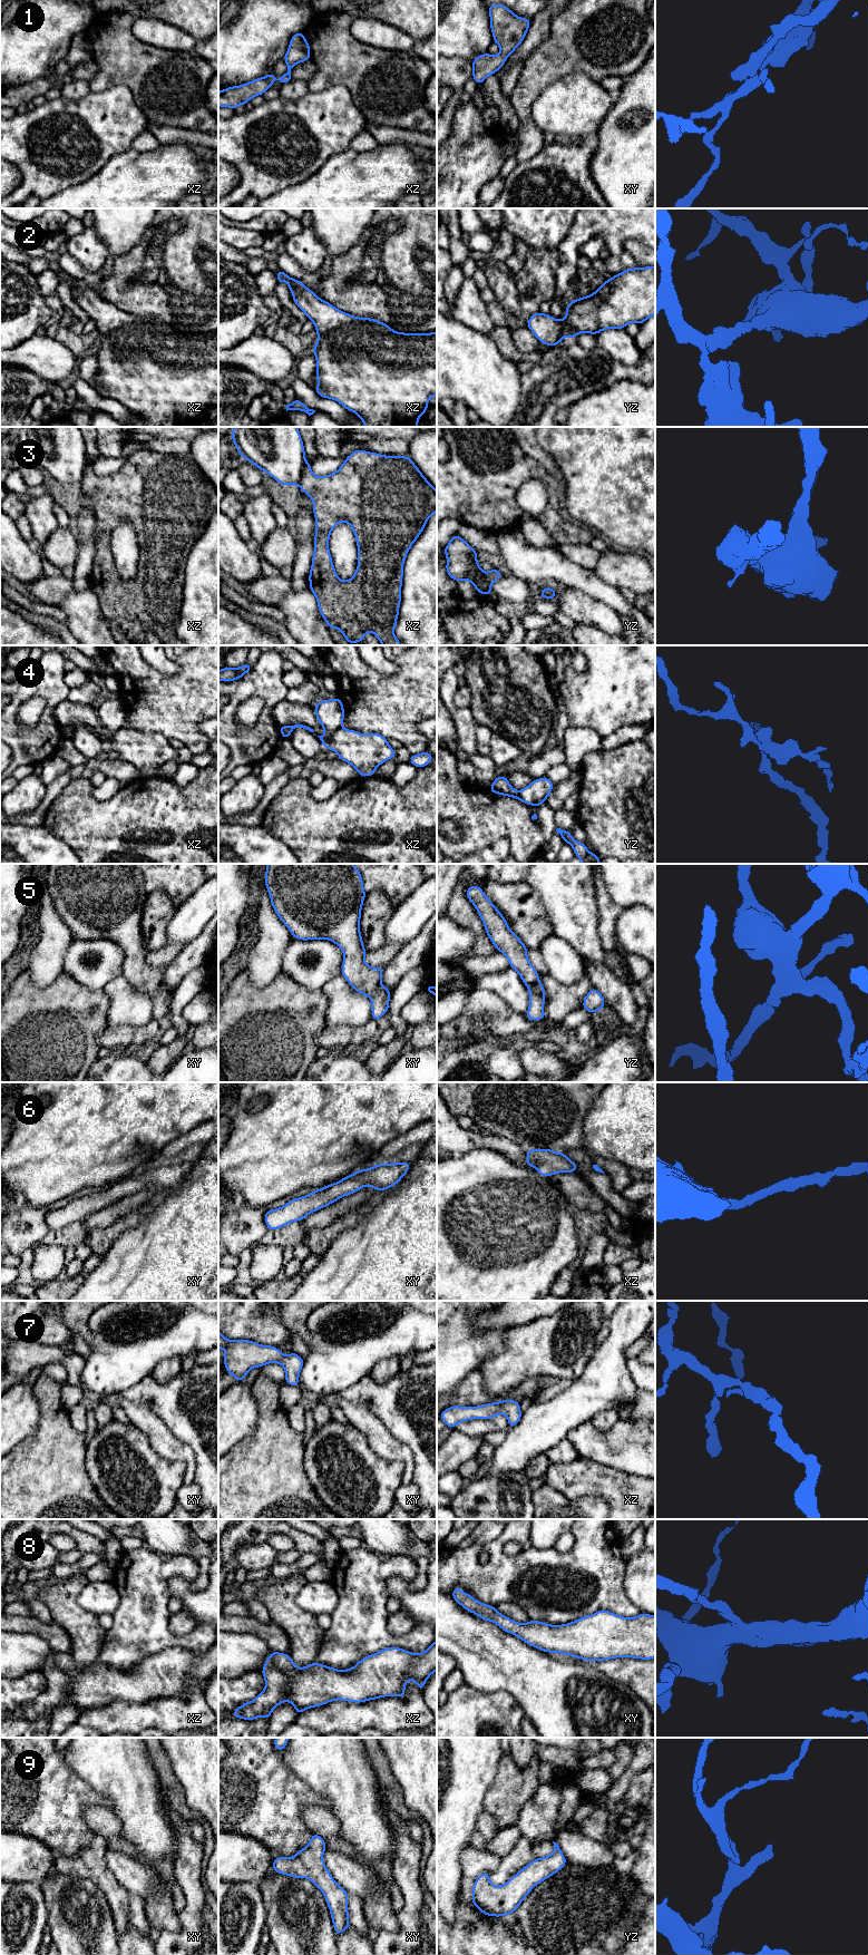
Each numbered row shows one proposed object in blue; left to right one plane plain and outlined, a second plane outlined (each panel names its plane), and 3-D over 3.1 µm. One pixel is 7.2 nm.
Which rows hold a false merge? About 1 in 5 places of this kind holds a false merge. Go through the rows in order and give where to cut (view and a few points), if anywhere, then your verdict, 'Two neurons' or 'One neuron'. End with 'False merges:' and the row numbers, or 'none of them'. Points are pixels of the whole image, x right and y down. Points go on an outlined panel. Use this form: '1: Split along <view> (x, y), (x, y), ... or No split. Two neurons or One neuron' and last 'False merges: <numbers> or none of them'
1: No split. One neuron
2: No split. One neuron
3: Split along xz (306, 461), (301, 473), (301, 480), (298, 484). Two neurons
4: Split along xz (341, 727), (330, 737), (324, 736). Two neurons
5: No split. One neuron
6: No split. One neuron
7: No split. One neuron
8: No split. One neuron
9: No split. One neuron
False merges: 3, 4

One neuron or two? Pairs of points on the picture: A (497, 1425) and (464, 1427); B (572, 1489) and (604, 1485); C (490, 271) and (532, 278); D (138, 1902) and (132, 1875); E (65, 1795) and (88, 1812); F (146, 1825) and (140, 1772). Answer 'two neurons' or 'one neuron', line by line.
A: one neuron
B: one neuron
C: one neuron
D: two neurons
E: two neurons
F: one neuron

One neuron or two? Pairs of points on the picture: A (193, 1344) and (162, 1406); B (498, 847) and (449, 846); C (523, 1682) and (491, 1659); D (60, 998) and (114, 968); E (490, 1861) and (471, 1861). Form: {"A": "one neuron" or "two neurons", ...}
{"A": "two neurons", "B": "two neurons", "C": "one neuron", "D": "two neurons", "E": "one neuron"}

